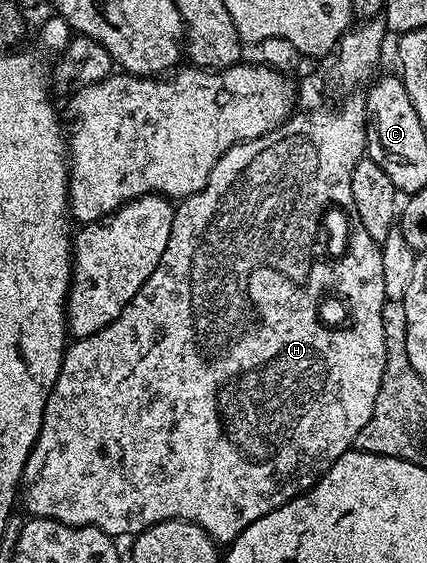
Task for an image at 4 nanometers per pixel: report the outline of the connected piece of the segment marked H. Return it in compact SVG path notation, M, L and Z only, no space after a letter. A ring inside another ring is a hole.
M362 94L349 96L343 107L336 111L331 107L319 107L316 111L299 114L292 114L286 123L267 135L235 143L221 156L217 165L213 165L213 173L209 173L207 184L175 207L169 245L165 245L165 253L161 253L157 269L153 269L153 273L149 273L149 281L137 289L133 301L125 305L121 317L87 339L74 340L63 352L61 373L53 389L47 392L41 433L23 470L21 507L23 503L28 516L52 519L67 527L96 527L112 537L134 537L158 523L184 519L186 523L196 523L205 529L205 533L209 533L216 544L229 545L246 527L253 525L253 521L265 517L265 513L273 513L273 509L308 491L329 470L333 461L337 461L337 457L355 447L357 433L361 433L361 429L365 429L365 421L373 417L377 389L381 389L381 377L385 373L385 329L381 329L381 309L388 298L381 265L383 249L377 241L373 241L373 237L369 237L365 225L361 225L357 205L353 205L353 169L357 169L357 161L365 158L369 116ZM330 207L336 207L343 214L351 232L347 235L347 248L343 255L335 255L335 273L329 277L317 277L317 285L313 281L313 287L317 287L321 293L311 293L309 297L309 291L315 289L297 287L299 263L293 259L295 251L299 255L299 233L301 229L305 233L305 229L313 227L317 215L326 216ZM343 277L345 289L349 291L349 299L355 307L355 317L341 317L341 321L329 323L323 319L323 287L325 281L337 283L337 279L339 285L343 285ZM313 295L319 295L315 301L315 315L311 309L307 309L313 307Z

